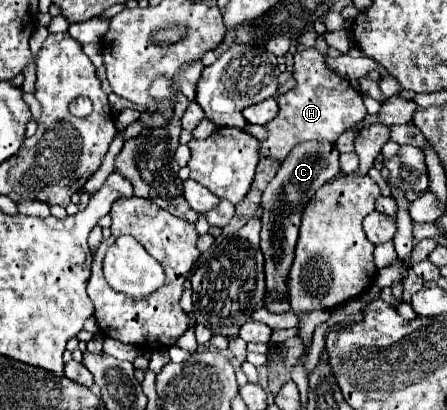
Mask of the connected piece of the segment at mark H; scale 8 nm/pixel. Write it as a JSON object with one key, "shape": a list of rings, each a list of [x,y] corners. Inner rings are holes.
{"shape":[[[315,47],[303,49],[293,55],[295,89],[279,97],[279,115],[265,125],[267,139],[261,141],[259,155],[283,163],[291,149],[303,141],[331,141],[335,143],[341,133],[357,127],[365,117],[363,95],[351,83],[327,65],[327,55]]]}

